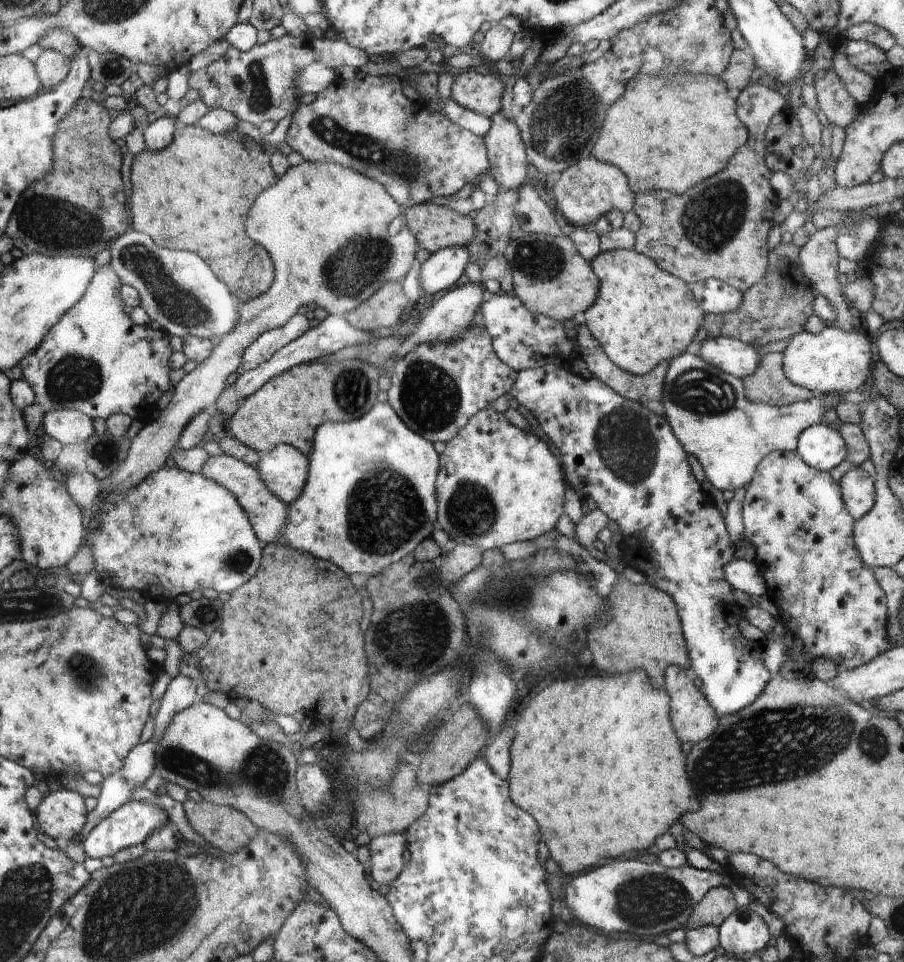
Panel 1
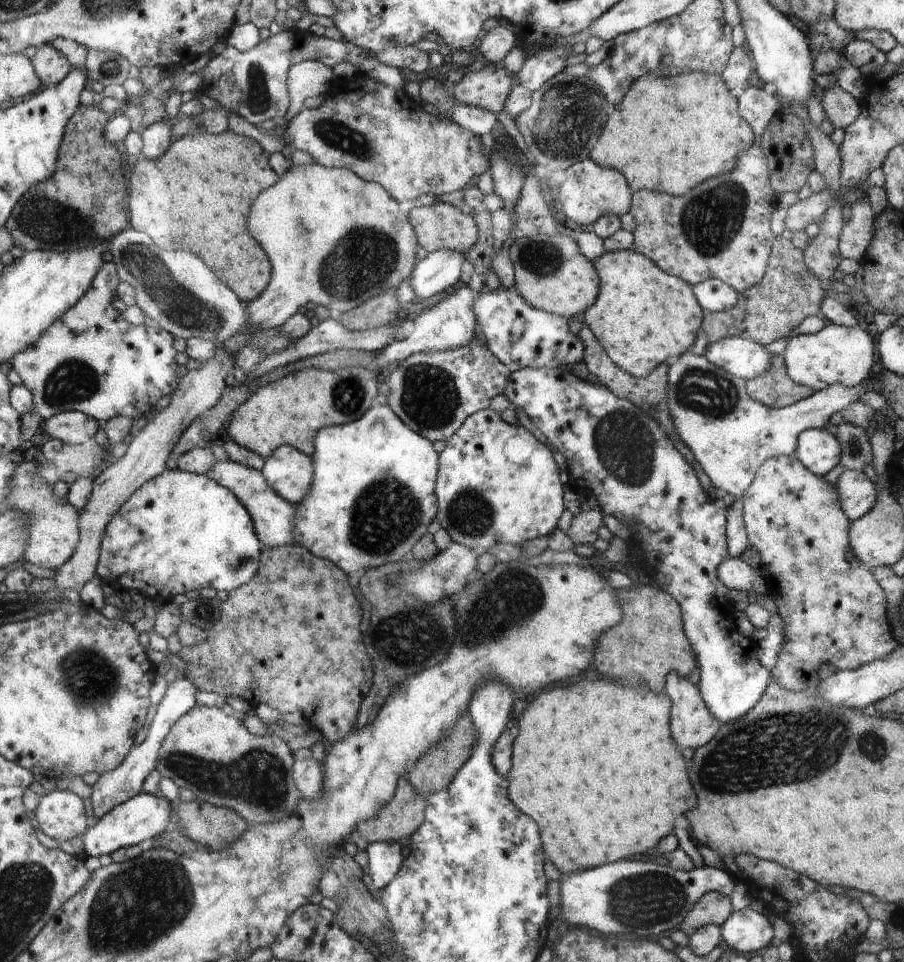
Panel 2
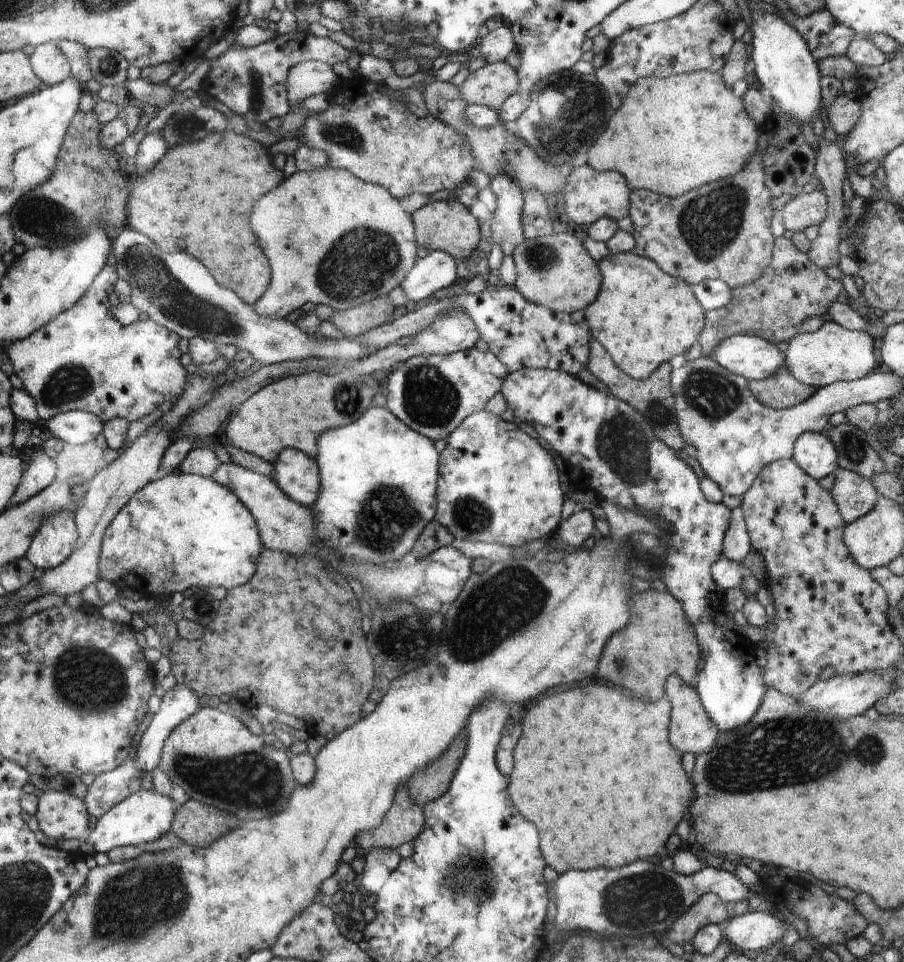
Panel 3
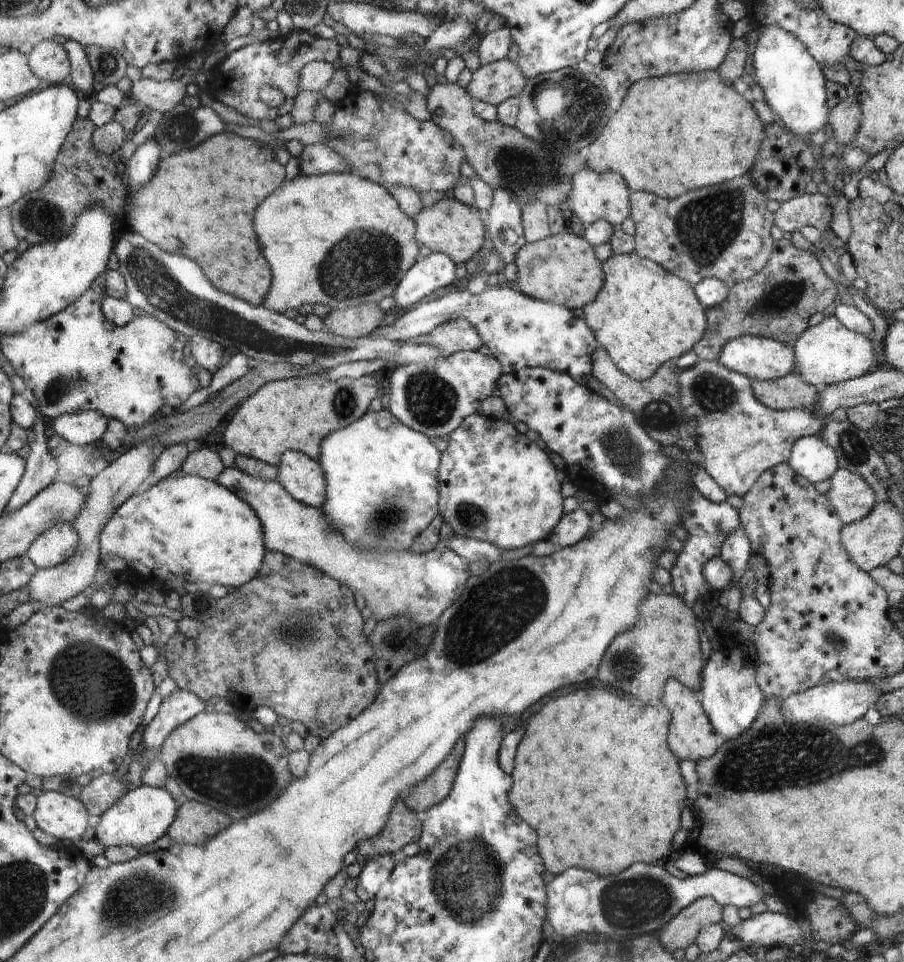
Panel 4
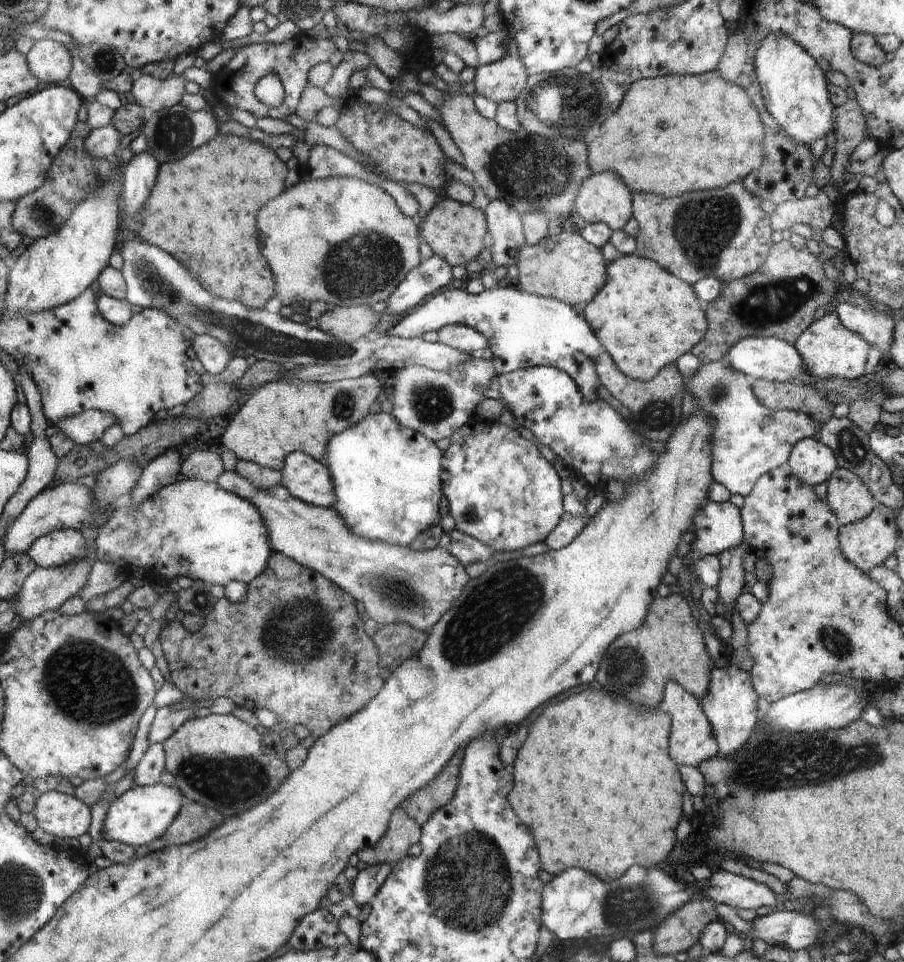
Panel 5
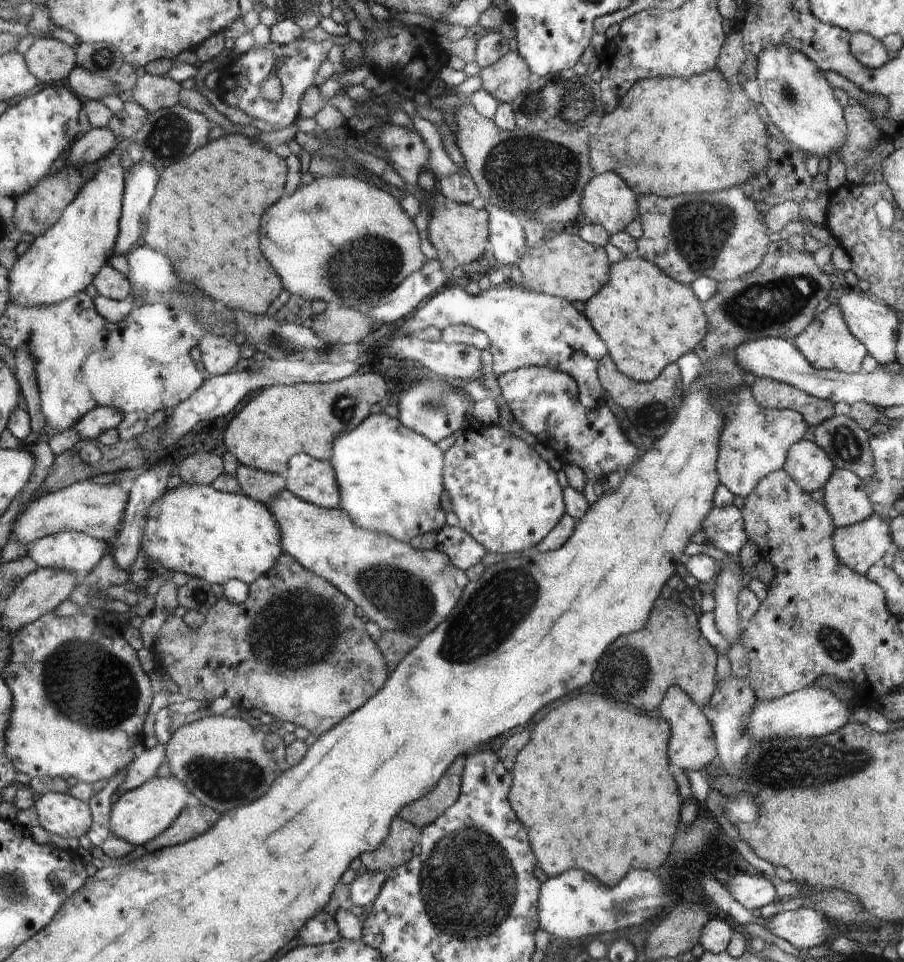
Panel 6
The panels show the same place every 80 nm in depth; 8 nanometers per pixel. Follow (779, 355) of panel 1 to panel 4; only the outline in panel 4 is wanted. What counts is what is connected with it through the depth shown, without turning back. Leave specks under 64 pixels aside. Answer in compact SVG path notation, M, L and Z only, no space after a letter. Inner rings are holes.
M789 372L785 377L761 381L751 379L755 396L771 409L813 409L819 403L819 388L808 384L798 372Z

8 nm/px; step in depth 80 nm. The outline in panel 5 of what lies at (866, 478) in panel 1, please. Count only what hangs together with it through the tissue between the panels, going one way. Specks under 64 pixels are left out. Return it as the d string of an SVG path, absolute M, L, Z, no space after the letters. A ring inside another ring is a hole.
M838 468L828 480L828 505L842 525L866 519L878 506L874 494L856 473Z

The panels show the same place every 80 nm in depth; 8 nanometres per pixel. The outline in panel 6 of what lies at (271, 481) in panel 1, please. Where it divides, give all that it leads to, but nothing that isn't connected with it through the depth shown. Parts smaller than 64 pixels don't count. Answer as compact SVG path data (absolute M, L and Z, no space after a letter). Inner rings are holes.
M307 453L292 456L284 474L286 487L299 500L326 509L342 508L342 489L338 487L335 466Z

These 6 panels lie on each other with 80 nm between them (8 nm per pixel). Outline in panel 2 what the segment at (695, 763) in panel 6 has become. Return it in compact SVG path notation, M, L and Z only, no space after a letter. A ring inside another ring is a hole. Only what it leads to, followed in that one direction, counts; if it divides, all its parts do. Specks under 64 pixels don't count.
M676 672L668 675L666 694L672 696L672 732L682 748L700 748L714 738L720 722L708 712L698 688Z

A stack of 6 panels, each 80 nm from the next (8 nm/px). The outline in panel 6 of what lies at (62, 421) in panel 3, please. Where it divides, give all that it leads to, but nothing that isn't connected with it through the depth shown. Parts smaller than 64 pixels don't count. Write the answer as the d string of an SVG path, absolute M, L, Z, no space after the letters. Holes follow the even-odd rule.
M97 407L89 411L72 428L78 432L81 440L95 440L104 432L112 429L120 430L125 419L122 410L118 408Z

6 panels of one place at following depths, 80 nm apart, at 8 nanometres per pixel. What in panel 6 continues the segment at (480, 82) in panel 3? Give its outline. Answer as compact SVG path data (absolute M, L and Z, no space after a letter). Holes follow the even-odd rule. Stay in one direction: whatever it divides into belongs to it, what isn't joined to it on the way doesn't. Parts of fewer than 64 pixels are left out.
M513 46L498 62L482 69L478 75L482 89L494 96L499 104L511 104L528 90L533 80L527 62Z

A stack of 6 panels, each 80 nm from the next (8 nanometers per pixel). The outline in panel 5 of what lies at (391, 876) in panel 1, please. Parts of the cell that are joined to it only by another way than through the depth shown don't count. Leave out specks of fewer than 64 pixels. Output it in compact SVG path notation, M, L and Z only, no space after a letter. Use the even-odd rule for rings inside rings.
M380 863L362 866L351 887L355 900L362 905L370 903L371 898L380 890L386 877L390 874L392 865Z

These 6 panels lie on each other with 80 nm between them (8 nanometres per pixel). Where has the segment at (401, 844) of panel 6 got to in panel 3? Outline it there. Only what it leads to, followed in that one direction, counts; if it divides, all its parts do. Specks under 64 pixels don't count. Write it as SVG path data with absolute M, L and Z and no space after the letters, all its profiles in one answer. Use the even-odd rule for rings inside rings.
M404 784L394 797L386 818L374 832L360 832L356 843L364 850L396 849L396 846L418 839L424 825L422 807L411 801Z

